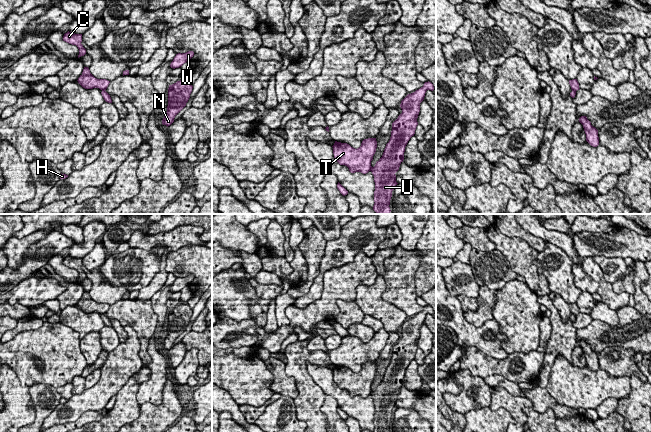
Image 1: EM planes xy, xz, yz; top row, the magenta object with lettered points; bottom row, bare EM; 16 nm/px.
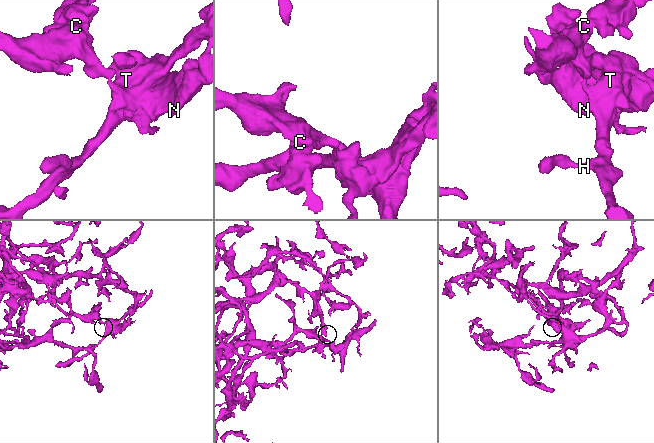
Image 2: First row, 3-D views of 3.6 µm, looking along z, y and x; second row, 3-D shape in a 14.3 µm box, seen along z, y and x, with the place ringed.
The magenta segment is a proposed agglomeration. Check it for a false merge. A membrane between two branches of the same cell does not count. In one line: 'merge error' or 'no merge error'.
merge error

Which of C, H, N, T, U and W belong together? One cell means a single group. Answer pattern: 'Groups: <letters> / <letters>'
Groups: C N U / H T W

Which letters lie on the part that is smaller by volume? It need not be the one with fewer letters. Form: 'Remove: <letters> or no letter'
Remove: H, T, W

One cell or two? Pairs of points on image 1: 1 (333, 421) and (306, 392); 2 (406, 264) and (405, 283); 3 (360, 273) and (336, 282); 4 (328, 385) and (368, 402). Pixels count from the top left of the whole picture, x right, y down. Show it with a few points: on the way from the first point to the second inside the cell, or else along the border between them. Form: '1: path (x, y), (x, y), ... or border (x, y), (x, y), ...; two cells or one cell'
1: border (324, 399), (320, 411), (327, 421); two cells
2: path (405, 269), (405, 278); one cell
3: path (354, 274), (342, 282); one cell
4: path (338, 394), (347, 402), (358, 402); one cell

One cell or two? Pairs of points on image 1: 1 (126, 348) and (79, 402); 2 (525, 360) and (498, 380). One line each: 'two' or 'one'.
1: one
2: two

